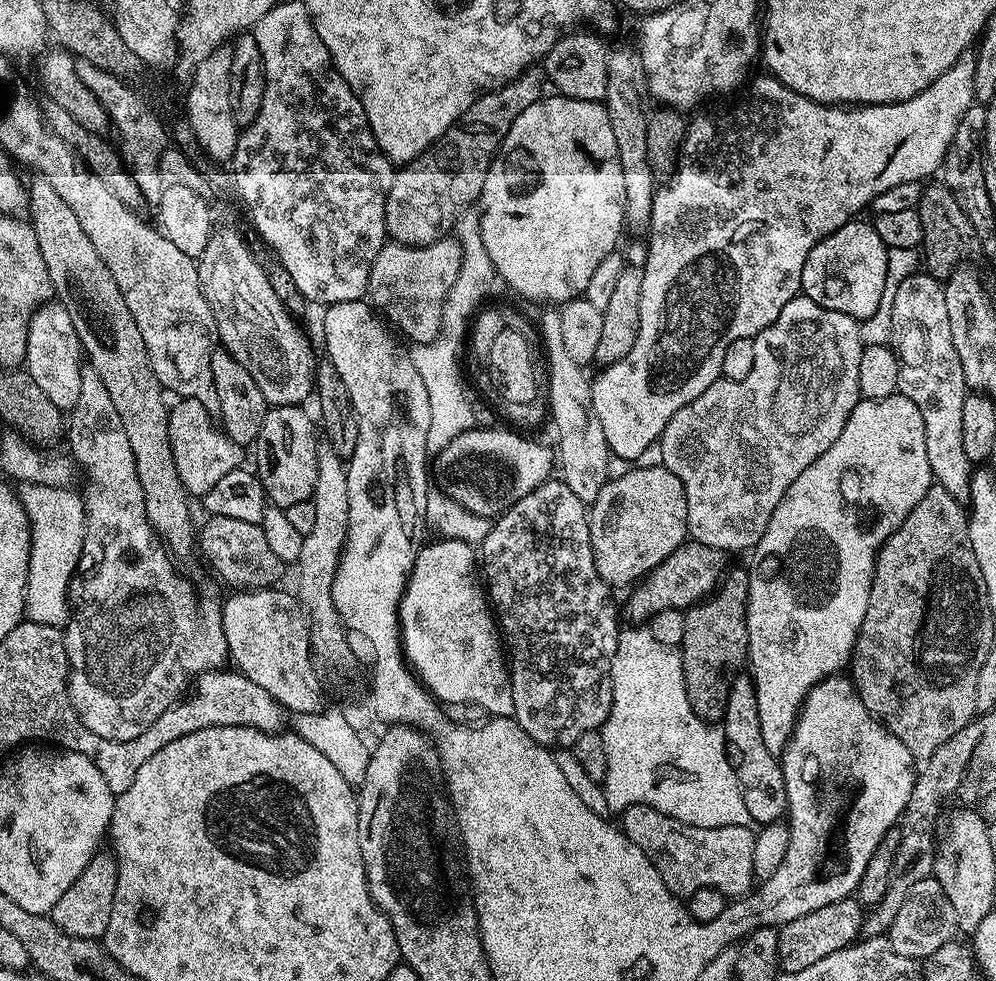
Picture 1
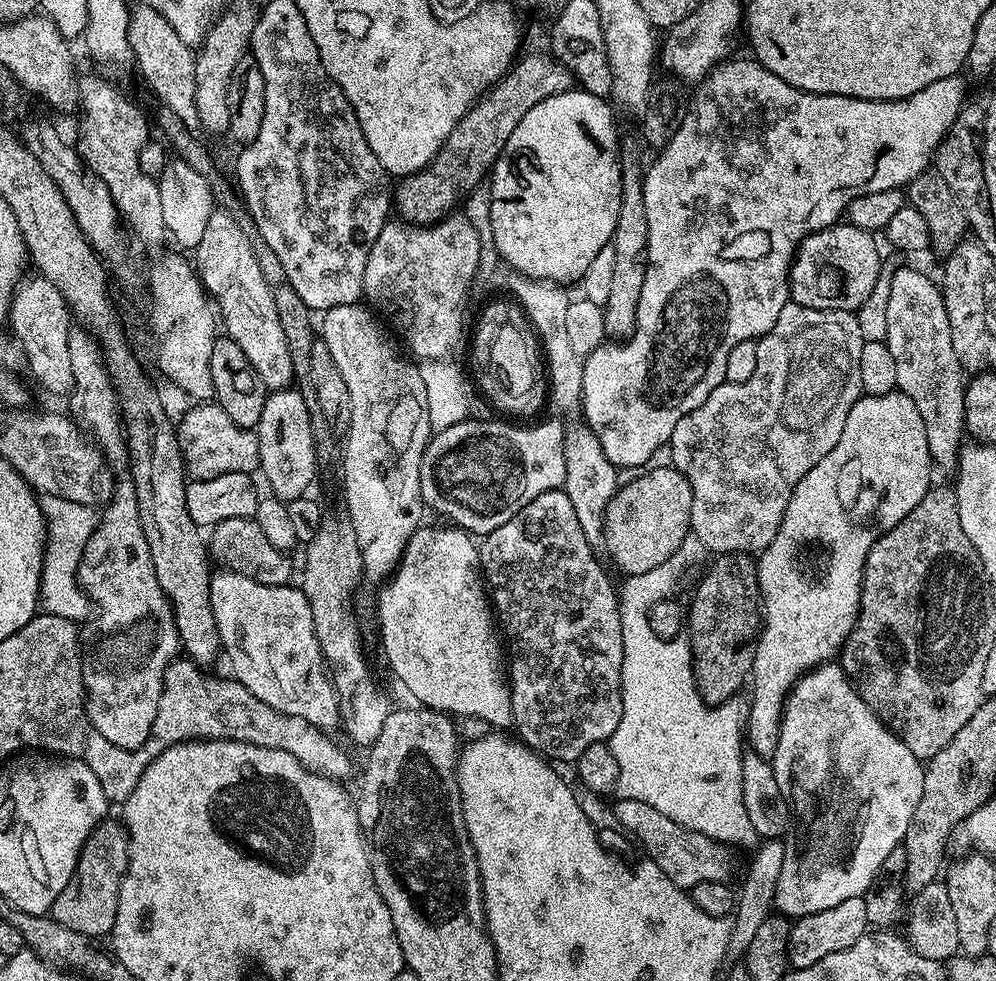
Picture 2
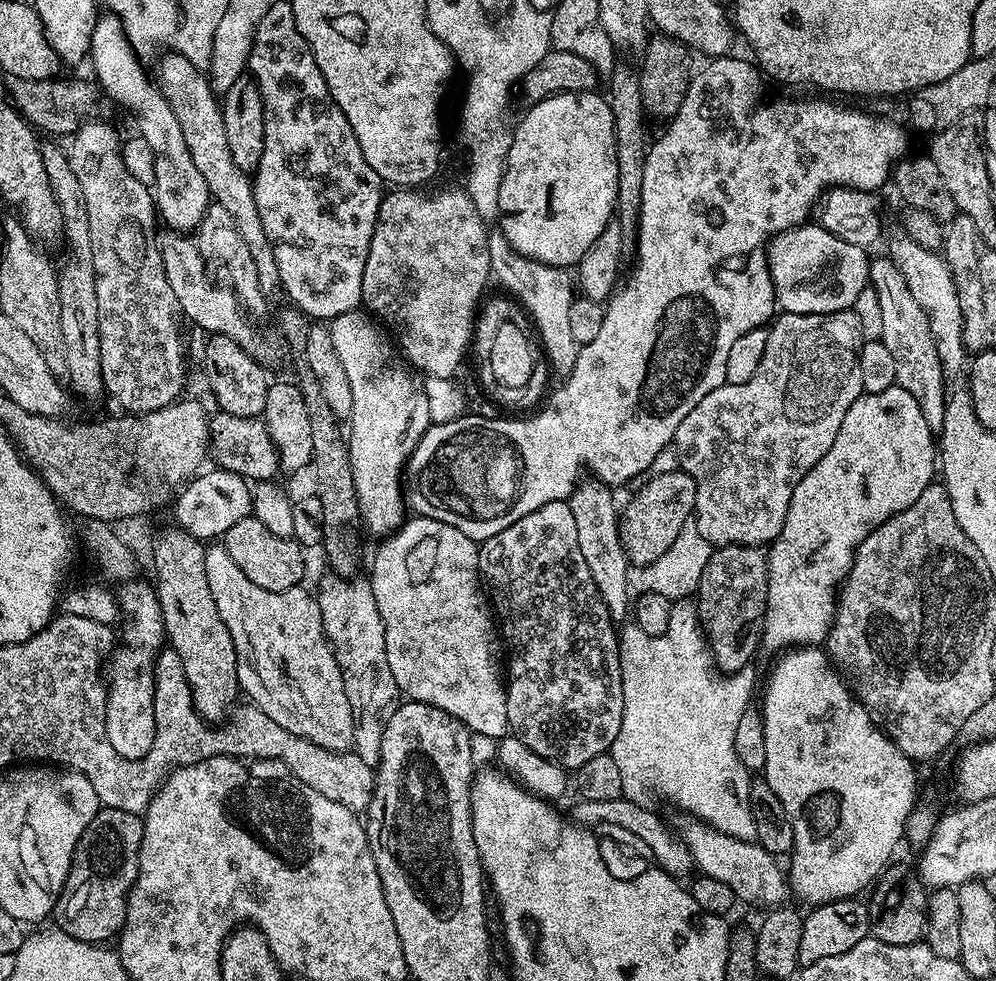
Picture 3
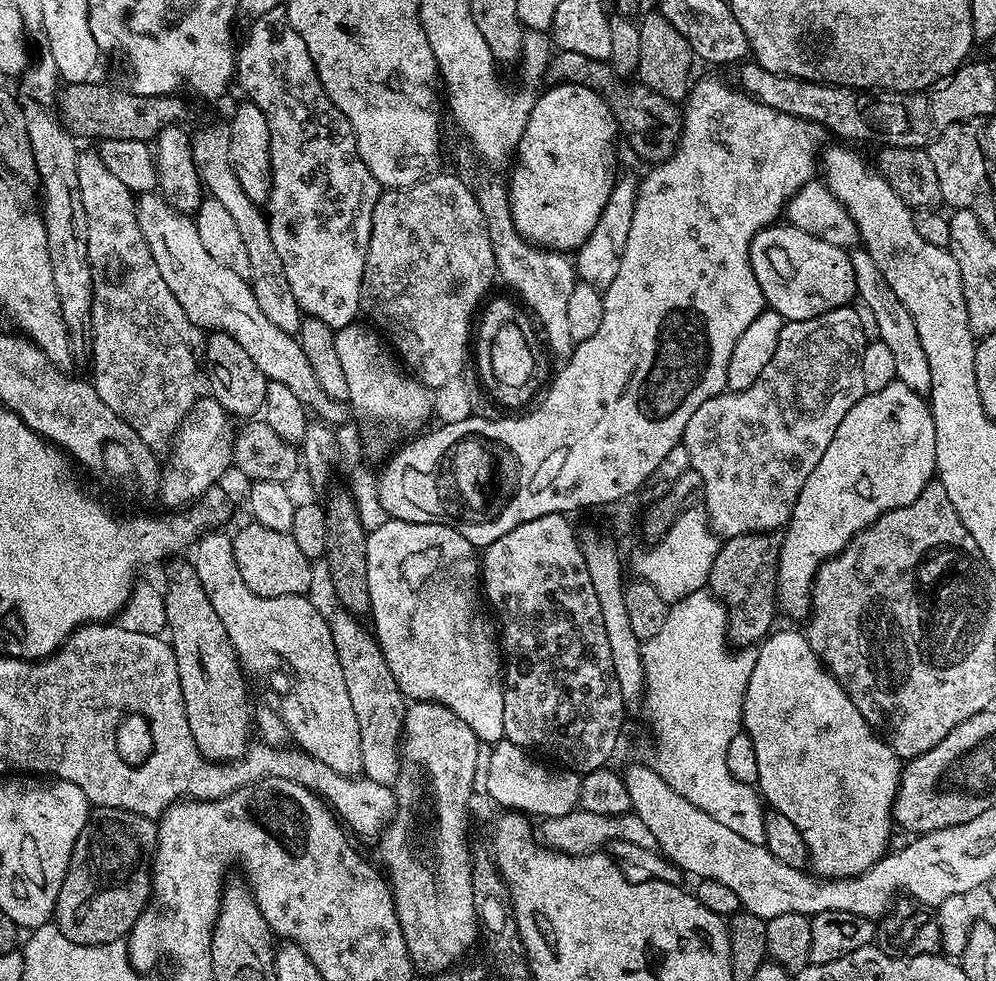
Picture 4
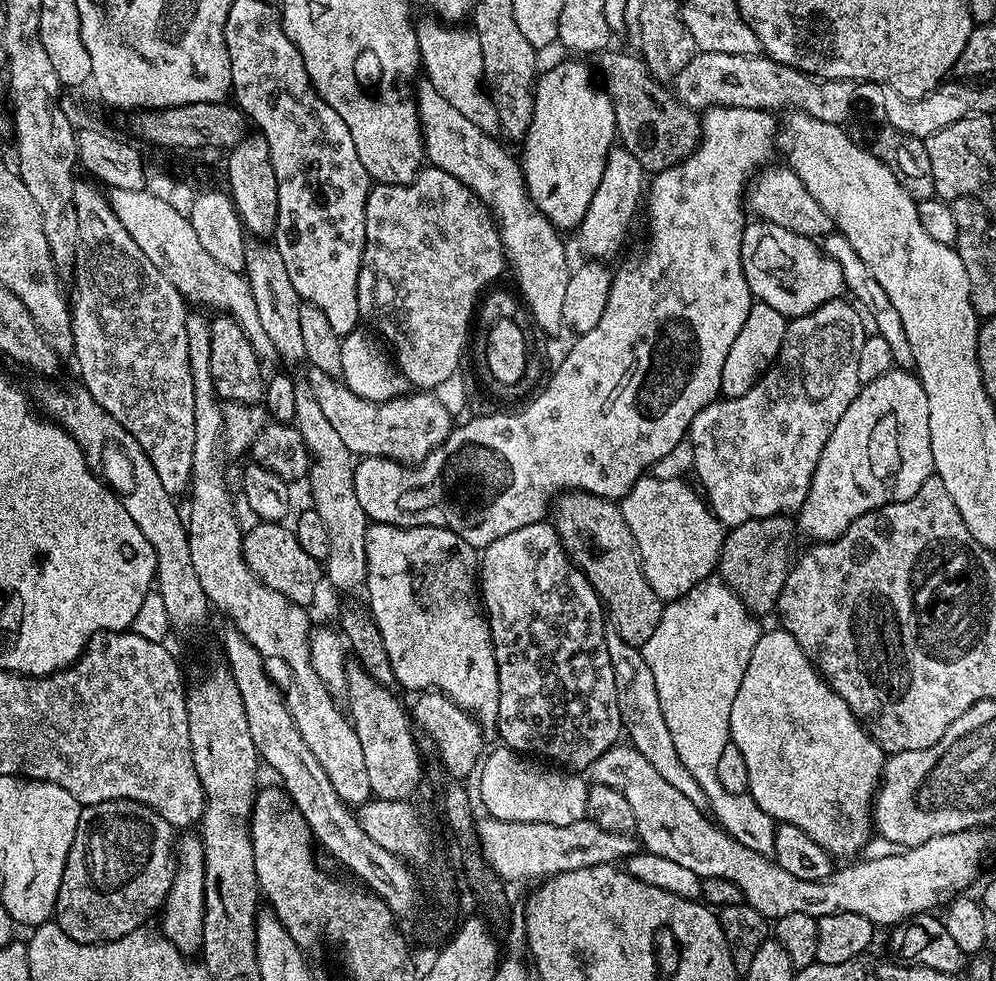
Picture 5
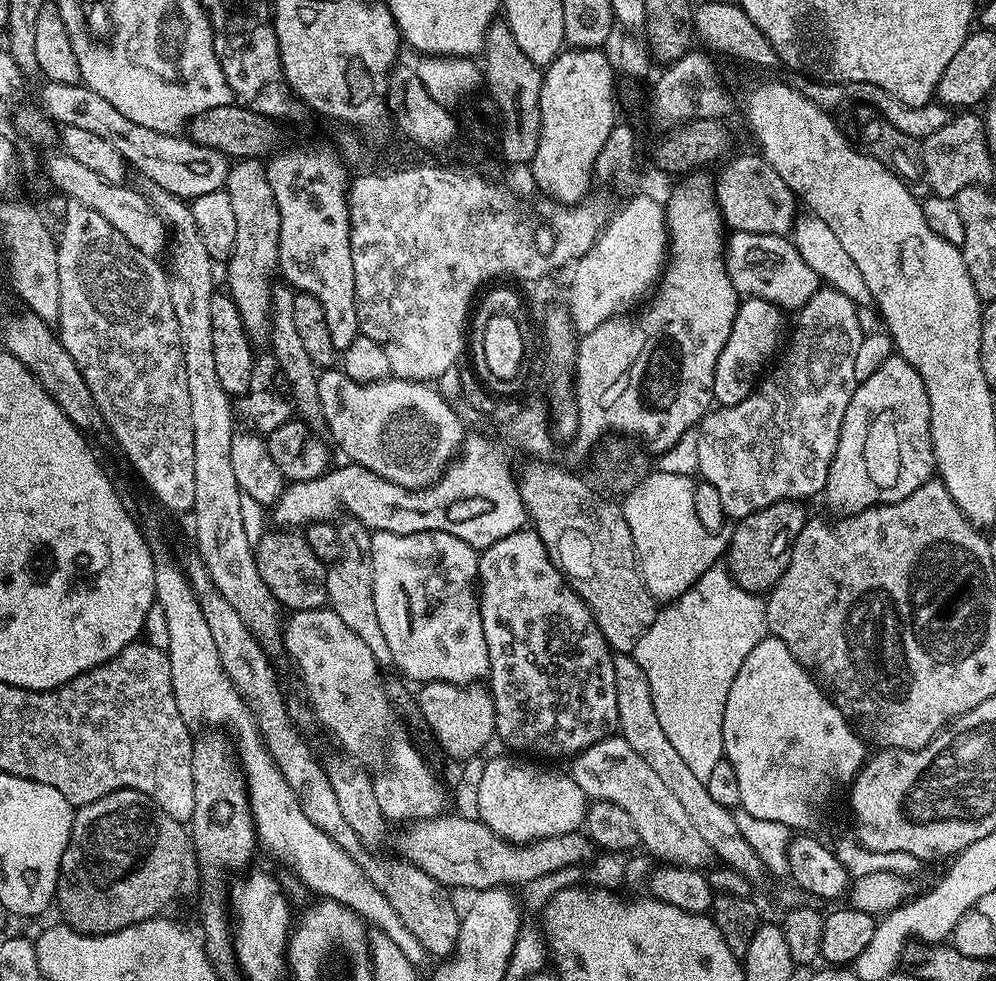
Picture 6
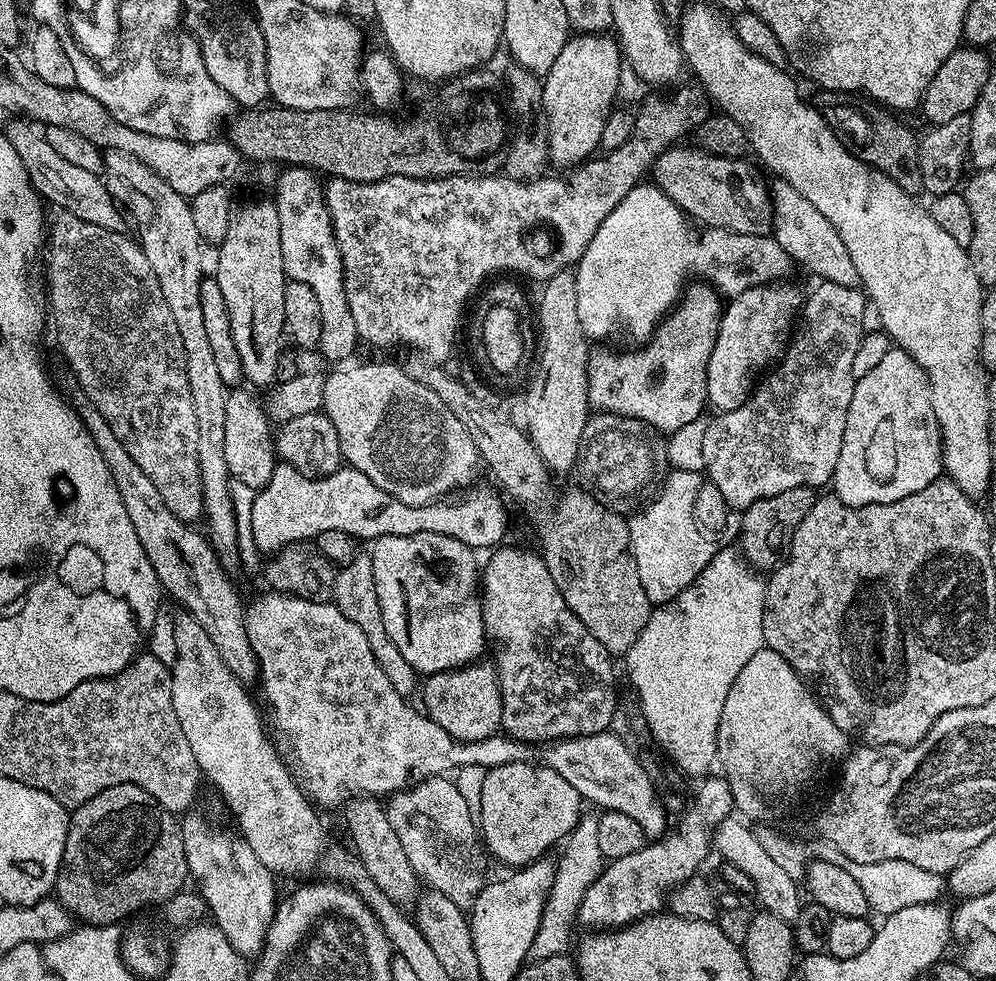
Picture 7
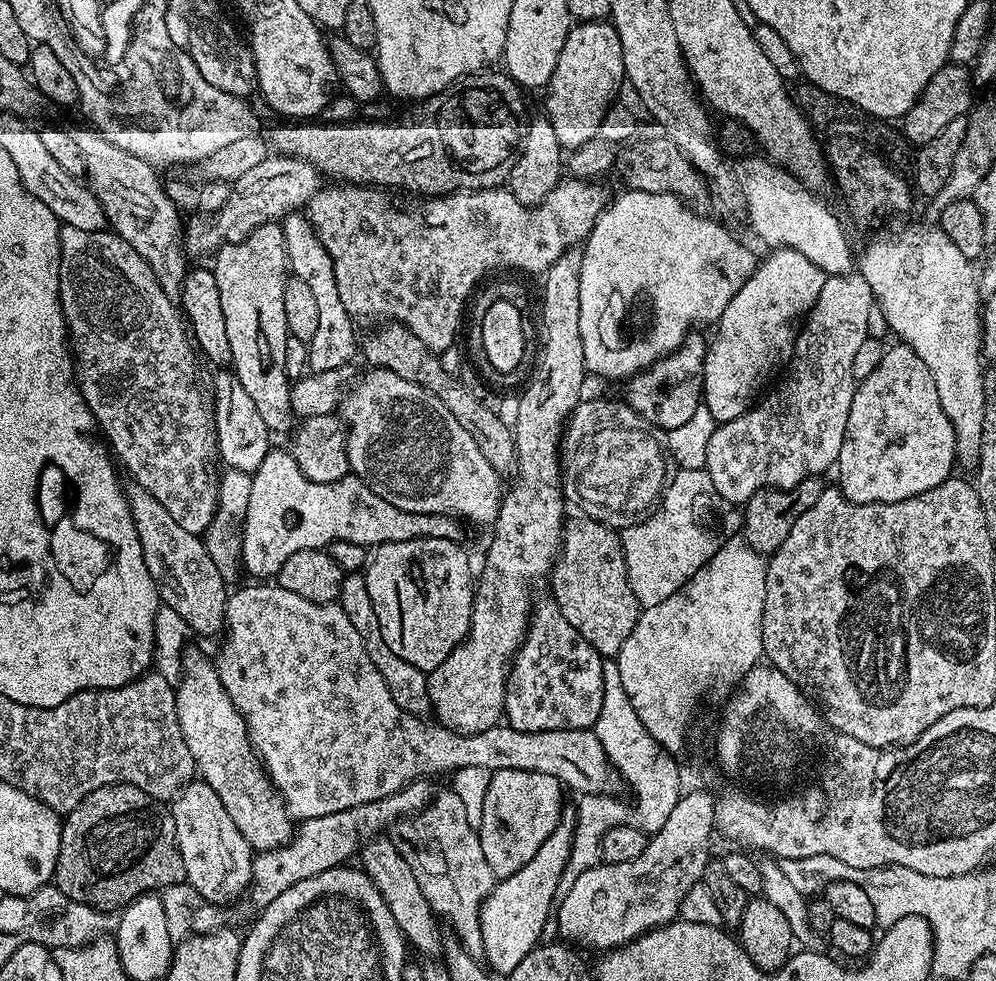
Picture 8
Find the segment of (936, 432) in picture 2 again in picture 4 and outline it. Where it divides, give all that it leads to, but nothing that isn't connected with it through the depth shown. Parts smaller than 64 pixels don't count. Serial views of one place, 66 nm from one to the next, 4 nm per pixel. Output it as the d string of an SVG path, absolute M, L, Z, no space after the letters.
M857 251L852 256L852 265L859 295L861 297L864 295L864 304L878 321L879 340L886 346L890 346L890 351L894 354L896 379L901 380L906 386L910 386L910 390L921 394L931 393L930 362L926 362L926 350L922 350L922 342L918 338L914 318L910 318L910 310L906 310L906 306L902 306L902 302L884 283L884 276L878 270L878 266L872 263L867 251Z

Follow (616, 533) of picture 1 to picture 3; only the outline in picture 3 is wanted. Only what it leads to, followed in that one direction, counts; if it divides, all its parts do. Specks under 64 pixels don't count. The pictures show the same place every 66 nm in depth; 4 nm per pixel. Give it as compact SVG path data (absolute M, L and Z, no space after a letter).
M683 470L663 471L658 473L653 480L645 479L643 481L645 484L637 490L636 497L625 508L623 505L622 511L619 513L620 542L628 556L629 565L649 566L652 562L658 562L658 558L662 558L662 554L666 554L666 550L670 550L670 546L674 546L674 538L678 538L678 534L682 534L682 526L686 526L693 519L696 511L694 478L690 478L690 474Z

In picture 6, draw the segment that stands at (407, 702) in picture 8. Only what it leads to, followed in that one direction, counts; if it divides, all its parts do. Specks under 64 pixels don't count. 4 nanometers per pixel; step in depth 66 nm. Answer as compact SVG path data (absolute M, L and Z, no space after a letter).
M344 519L335 525L338 542L341 543L341 556L327 565L327 607L336 612L338 618L342 618L342 622L346 622L346 626L350 626L350 630L354 630L354 634L358 634L358 638L362 638L362 642L366 642L366 646L370 646L370 654L374 654L377 664L388 666L392 664L390 645L386 643L386 634L382 634L382 625L378 622L378 610L374 607L373 531L366 527L361 520Z

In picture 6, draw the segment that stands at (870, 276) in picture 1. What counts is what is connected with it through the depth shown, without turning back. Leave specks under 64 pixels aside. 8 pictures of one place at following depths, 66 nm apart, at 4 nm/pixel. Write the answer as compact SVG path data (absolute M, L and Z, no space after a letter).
M732 234L727 237L724 264L730 274L730 282L744 298L765 300L777 304L782 310L798 310L821 288L818 274L806 264L806 258L798 254L795 244L787 235L754 236Z

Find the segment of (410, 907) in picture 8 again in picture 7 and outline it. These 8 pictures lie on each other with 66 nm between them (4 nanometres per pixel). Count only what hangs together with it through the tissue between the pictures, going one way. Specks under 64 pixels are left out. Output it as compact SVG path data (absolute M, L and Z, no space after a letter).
M358 796L343 805L344 820L348 823L348 836L352 839L351 847L360 857L362 866L366 866L366 874L374 878L374 886L390 898L390 902L401 906L415 905L418 899L418 877L414 866L410 866L410 858L406 858L406 850L402 850L402 842L398 842L398 834L394 834L394 826L390 826L390 818L385 805L374 796Z

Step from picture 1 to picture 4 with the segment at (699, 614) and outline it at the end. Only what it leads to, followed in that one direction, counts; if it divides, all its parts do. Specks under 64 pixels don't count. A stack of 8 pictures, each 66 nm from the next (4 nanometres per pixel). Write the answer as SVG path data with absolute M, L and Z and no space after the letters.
M747 532L727 537L721 543L718 554L714 558L714 566L710 570L707 587L712 595L724 604L728 612L728 638L737 649L751 648L759 645L773 631L776 616L778 617L778 597L776 595L776 579L780 569L781 537L776 532Z

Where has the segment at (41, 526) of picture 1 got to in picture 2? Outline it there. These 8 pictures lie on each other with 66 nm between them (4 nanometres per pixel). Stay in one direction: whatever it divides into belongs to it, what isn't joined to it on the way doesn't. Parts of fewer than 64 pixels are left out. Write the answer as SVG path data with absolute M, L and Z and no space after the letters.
M40 496L39 502L44 515L44 525L48 528L48 538L44 542L42 574L40 575L39 607L47 615L83 622L88 615L89 617L93 615L94 605L80 587L78 566L82 562L86 542L90 542L92 531L96 528L97 509L91 504L69 502L66 498L54 498L53 496Z

